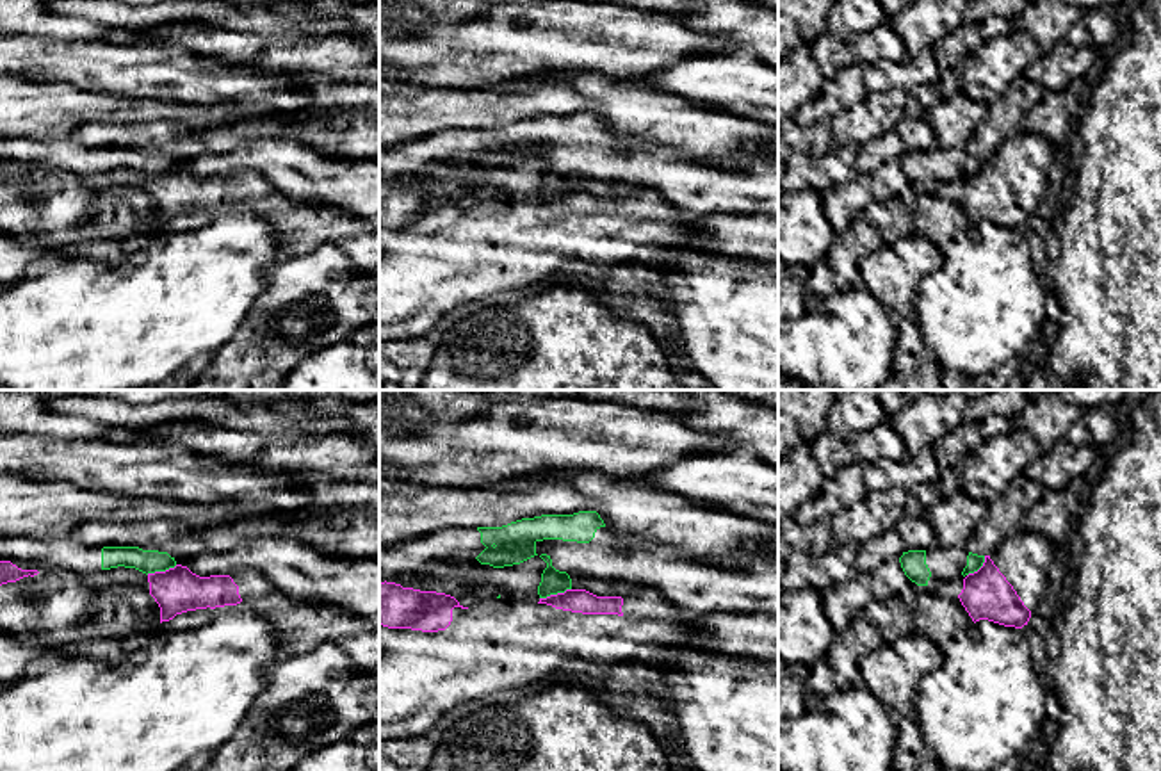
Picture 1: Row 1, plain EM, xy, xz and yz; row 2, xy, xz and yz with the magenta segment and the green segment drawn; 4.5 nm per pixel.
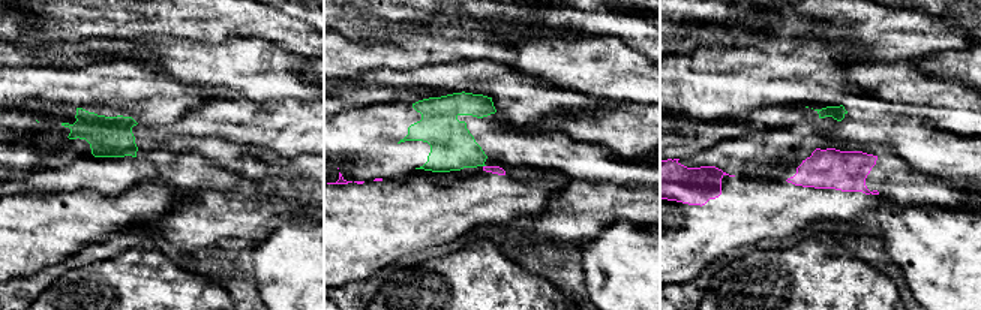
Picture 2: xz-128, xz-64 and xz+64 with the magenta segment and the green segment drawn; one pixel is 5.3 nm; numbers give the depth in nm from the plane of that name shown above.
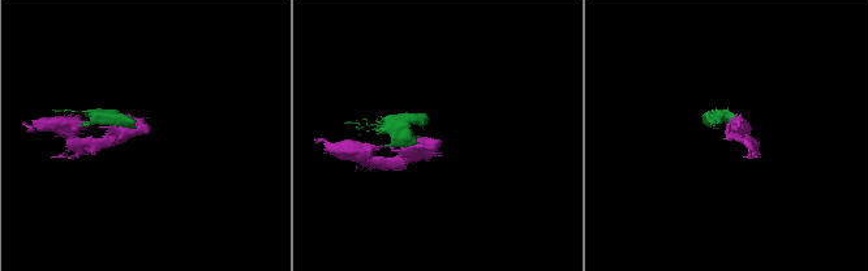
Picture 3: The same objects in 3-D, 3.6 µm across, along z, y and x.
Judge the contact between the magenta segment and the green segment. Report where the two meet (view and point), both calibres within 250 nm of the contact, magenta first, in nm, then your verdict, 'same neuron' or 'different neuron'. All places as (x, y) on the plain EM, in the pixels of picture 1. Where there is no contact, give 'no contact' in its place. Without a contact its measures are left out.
xz (554, 196) | 110/110 nm | different neuron

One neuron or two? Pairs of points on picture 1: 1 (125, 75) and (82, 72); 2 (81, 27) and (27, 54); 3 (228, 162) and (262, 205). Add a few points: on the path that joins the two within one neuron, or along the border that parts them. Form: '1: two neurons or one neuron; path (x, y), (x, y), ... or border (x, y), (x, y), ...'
1: one neuron; path (114, 72), (93, 72)
2: two neurons; border (18, 34), (59, 40), (98, 38)
3: two neurons; border (196, 175), (230, 177), (255, 170), (275, 191)

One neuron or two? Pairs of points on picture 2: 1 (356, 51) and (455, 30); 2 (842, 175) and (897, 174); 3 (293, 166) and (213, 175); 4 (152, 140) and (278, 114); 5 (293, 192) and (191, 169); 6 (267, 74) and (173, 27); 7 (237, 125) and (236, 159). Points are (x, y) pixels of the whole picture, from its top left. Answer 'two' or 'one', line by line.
1: one
2: one
3: one
4: one
5: one
6: two
7: two

